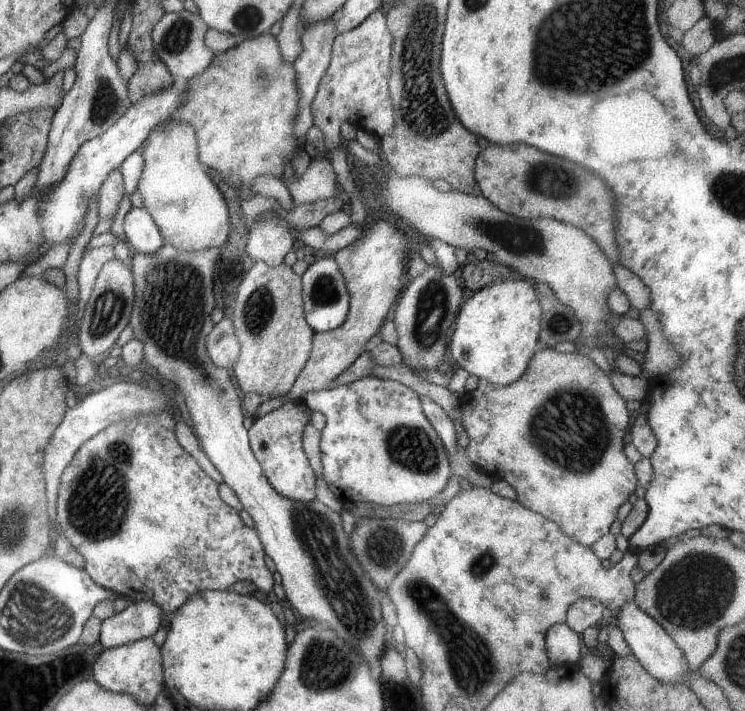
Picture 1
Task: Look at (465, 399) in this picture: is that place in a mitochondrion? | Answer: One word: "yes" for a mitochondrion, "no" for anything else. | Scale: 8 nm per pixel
no

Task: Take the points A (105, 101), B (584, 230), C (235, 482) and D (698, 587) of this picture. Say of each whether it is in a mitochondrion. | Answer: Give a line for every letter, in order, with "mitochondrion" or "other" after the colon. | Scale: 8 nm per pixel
A: mitochondrion
B: other
C: other
D: mitochondrion

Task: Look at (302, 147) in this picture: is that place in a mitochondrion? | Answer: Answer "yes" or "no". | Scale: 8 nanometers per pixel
no

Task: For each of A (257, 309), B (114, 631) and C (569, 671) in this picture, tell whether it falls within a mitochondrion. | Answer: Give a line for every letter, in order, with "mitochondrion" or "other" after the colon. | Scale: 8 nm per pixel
A: mitochondrion
B: other
C: other

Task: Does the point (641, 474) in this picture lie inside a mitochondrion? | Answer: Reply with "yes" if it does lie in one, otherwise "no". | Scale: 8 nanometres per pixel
no

